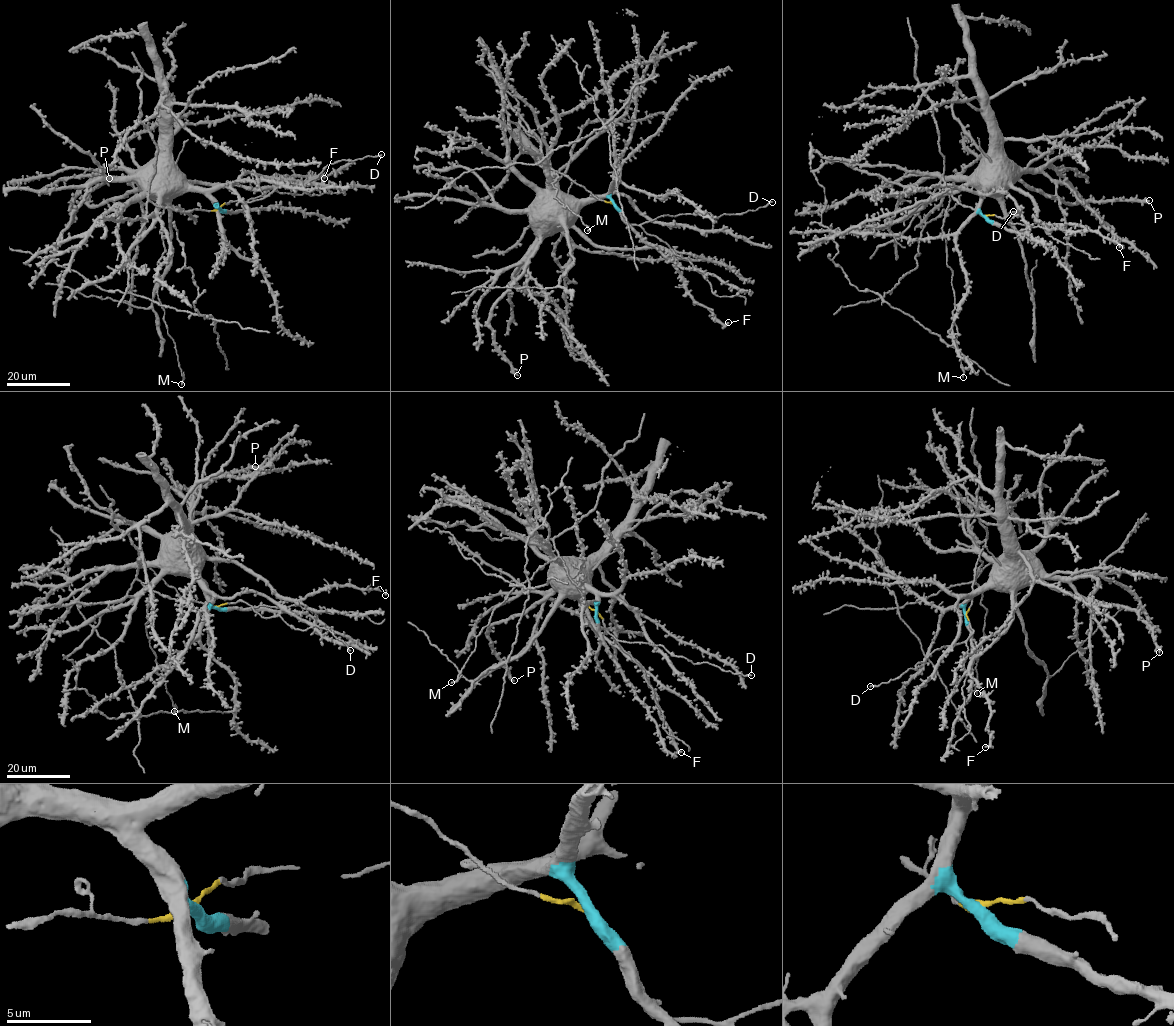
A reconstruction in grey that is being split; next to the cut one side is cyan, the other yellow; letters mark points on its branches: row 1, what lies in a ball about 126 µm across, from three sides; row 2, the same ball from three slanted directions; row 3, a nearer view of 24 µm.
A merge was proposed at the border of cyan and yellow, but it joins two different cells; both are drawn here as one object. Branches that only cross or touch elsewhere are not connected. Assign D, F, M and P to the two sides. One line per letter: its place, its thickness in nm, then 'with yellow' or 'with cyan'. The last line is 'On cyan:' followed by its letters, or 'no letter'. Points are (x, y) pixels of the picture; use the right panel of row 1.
D: at (1013, 211); 200 nm thick; with yellow
F: at (1119, 247); 360 nm thick; with cyan
M: at (963, 377); 240 nm thick; with yellow
P: at (1149, 200); 340 nm thick; with cyan
On cyan: F, P

